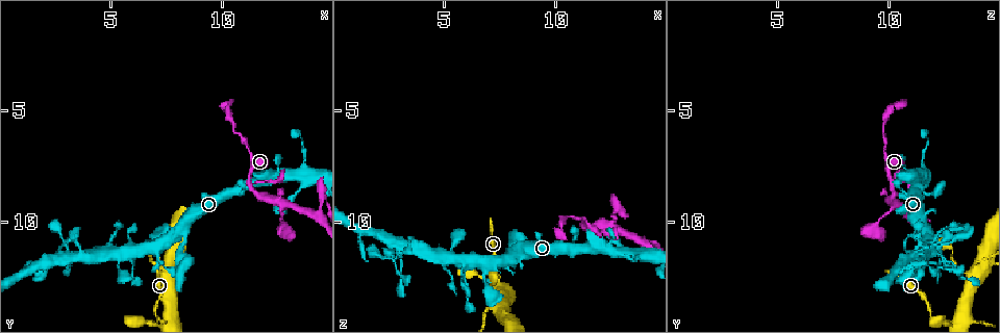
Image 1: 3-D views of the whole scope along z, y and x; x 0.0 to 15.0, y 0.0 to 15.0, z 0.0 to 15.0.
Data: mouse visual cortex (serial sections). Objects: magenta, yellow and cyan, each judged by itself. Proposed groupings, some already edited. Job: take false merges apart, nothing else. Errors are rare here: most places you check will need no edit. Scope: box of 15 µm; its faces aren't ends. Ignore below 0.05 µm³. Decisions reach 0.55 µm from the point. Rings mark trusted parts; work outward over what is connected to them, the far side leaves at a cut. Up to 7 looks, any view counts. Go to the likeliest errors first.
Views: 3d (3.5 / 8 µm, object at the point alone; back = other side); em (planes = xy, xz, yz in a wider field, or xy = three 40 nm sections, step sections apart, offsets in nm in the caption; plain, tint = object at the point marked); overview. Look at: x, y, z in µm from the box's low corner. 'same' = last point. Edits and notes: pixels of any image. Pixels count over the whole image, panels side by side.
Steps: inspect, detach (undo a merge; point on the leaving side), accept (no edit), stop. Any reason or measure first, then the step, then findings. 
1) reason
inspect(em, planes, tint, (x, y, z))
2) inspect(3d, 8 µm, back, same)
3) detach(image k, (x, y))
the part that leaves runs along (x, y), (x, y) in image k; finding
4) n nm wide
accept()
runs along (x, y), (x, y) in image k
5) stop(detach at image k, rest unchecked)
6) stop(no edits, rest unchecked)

a narrow waist
inspect(3d, 8 µm, (3.2, 11.6, 11.2))

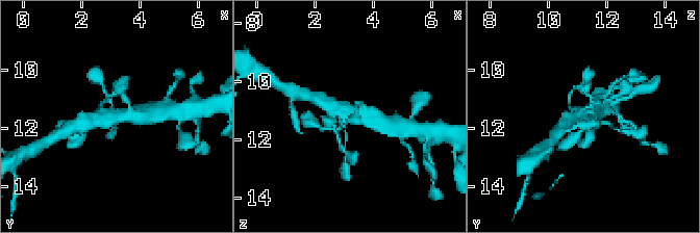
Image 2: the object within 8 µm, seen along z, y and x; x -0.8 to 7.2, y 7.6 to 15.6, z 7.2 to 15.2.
now the EM
inspect(em, xy, step 1, tint, (3.2, 11.6, 11.2))

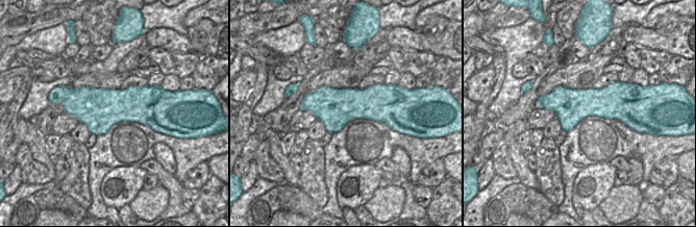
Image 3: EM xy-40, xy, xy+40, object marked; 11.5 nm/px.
accept()
runs along (378, 118), (324, 102) in image 2; continuous, no second cell

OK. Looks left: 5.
three arms meet
inspect(3d, 8 µm, (11.2, 8.2, 10.2))

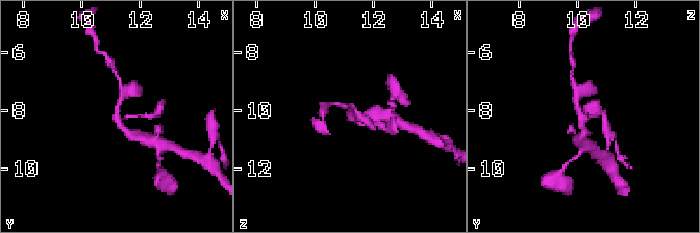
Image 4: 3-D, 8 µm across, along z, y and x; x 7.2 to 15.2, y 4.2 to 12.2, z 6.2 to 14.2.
zoom in
inspect(3d, 3.5 µm, back, (11.2, 8.2, 10.1))

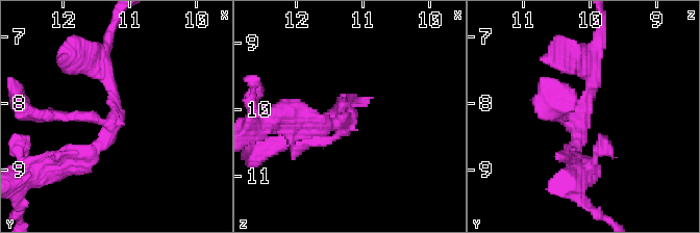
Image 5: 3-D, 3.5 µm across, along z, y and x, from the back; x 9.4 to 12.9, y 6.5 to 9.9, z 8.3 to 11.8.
accept()
runs along (97, 60), (116, 122), (68, 163) in image 5; one cell here

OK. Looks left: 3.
narrows sharply
inspect(3d, 3.5 µm, (14.2, 9.6, 11.1))

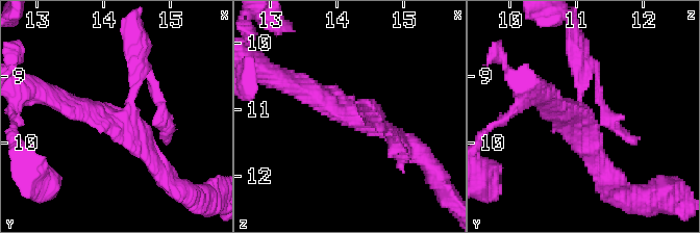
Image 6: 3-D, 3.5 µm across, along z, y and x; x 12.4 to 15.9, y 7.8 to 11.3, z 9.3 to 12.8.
4 arms; arms of 150, 200, 250, 300 nm; now the EM
inspect(em, xy, step 3, tint, (14.30, 9.65, 11.05))

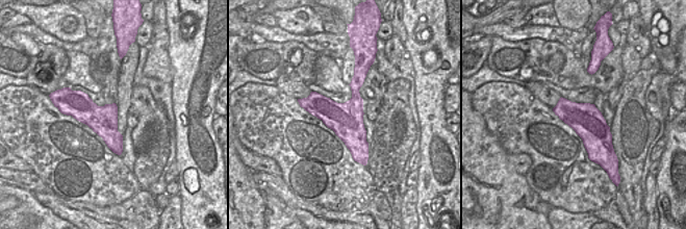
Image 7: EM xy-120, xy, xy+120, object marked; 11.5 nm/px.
accept()
runs along (64, 102), (122, 118), (159, 169) in image 6; one cell here

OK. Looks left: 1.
stop(no edits, rest unchecked)

